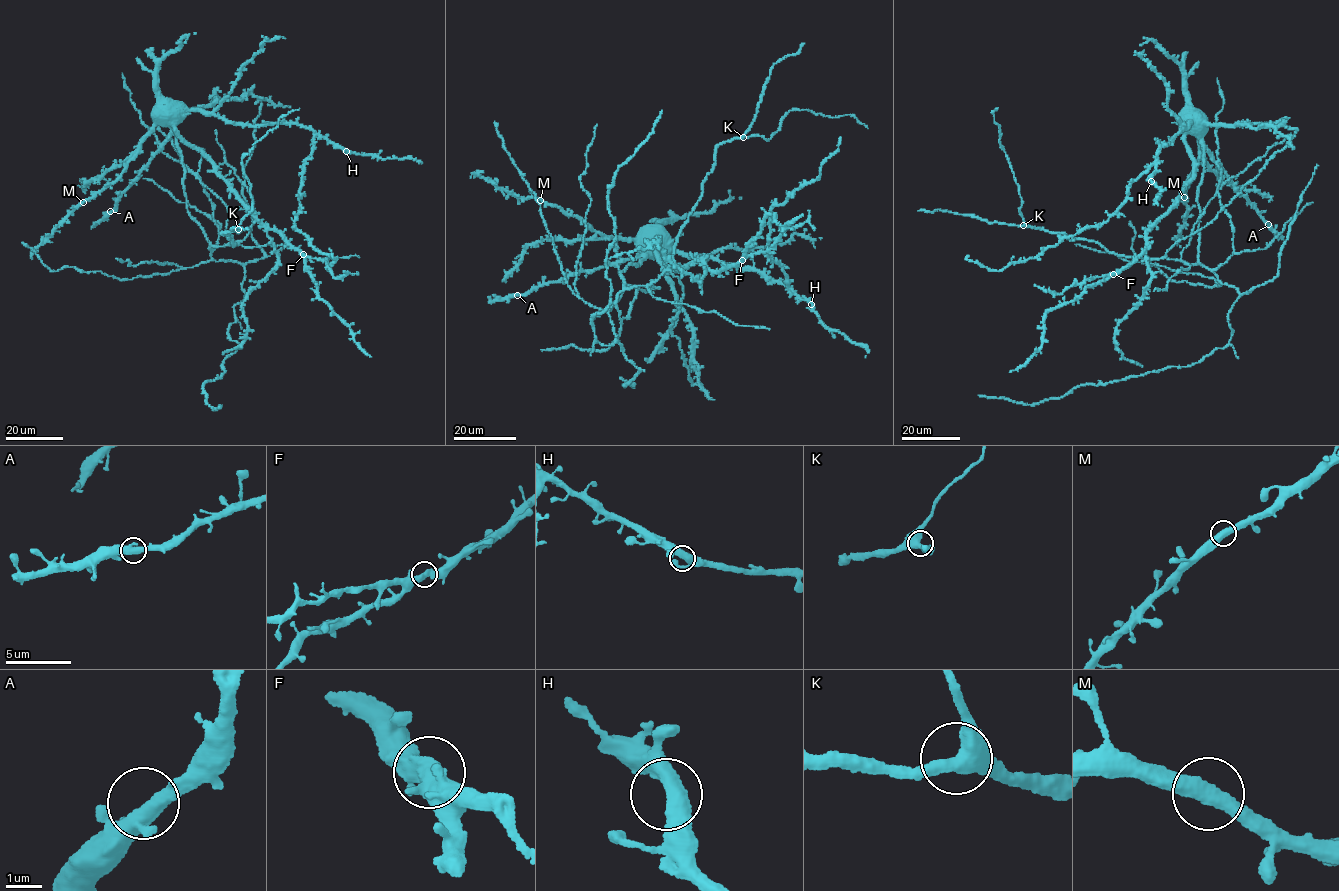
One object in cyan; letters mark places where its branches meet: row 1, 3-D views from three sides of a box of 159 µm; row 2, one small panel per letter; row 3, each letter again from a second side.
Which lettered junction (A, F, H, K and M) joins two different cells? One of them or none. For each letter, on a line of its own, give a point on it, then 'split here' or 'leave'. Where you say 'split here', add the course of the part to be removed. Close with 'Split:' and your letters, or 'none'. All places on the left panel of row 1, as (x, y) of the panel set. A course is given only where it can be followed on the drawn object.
A: (110, 211) | leave
F: (303, 254) | leave
H: (346, 151) | leave
K: (238, 229) | leave
M: (83, 202) | leave
Split: none

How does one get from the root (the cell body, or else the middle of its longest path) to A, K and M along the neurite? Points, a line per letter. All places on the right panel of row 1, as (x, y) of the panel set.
A: (1185, 119), (1236, 190), (1268, 224)
K: (1185, 119), (1203, 149), (1196, 198), (1197, 262), (1118, 255), (1093, 241), (1023, 225)
M: (1185, 119), (1182, 121), (1195, 131), (1200, 146), (1198, 162), (1187, 183), (1184, 197)

